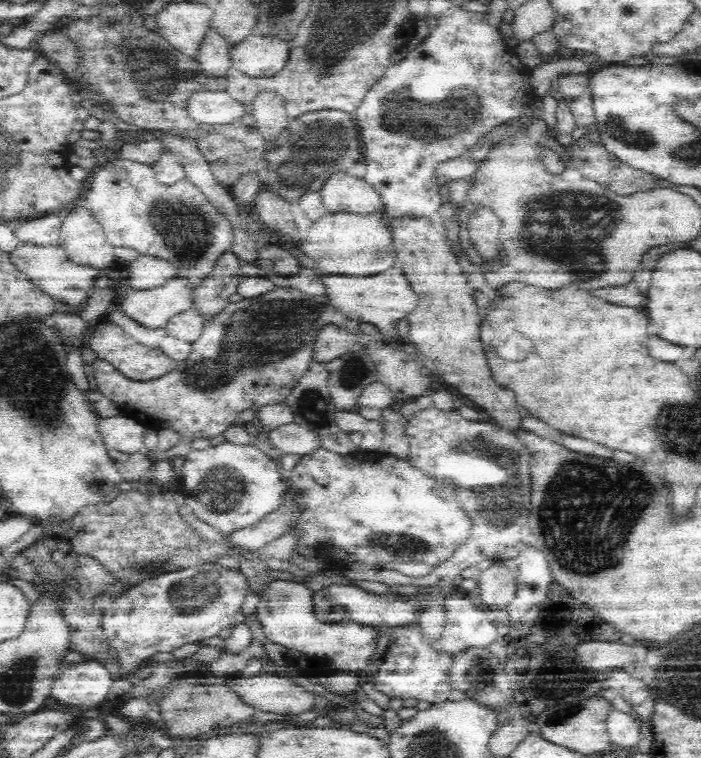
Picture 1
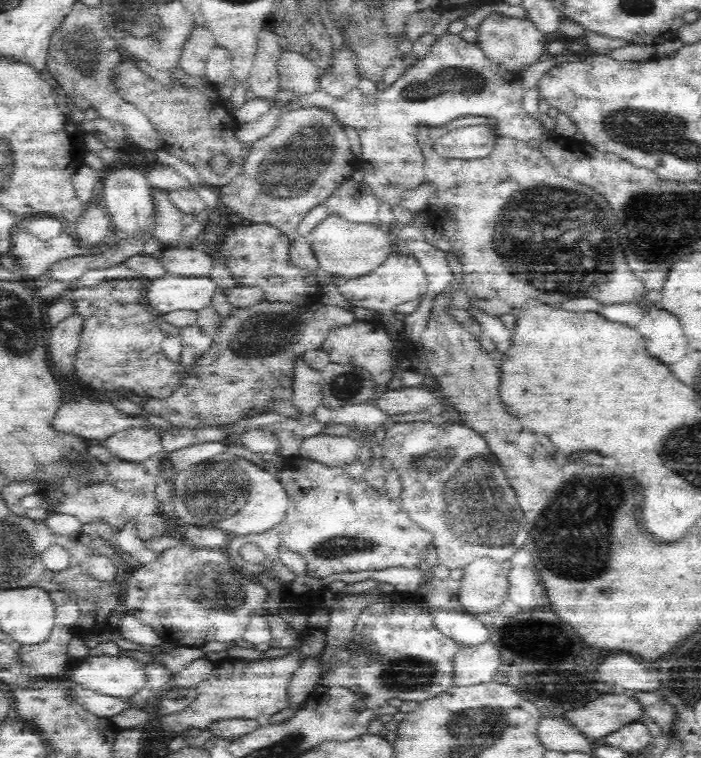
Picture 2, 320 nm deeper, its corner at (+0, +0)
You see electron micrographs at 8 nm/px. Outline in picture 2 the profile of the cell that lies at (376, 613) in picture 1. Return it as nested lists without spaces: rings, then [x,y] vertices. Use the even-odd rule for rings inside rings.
[[[426,608],[426,610],[428,610],[428,616],[434,620],[436,628],[458,644],[474,646],[482,642],[482,638],[488,638],[486,626],[480,624],[470,614],[460,614],[452,608],[446,608],[446,610]]]

